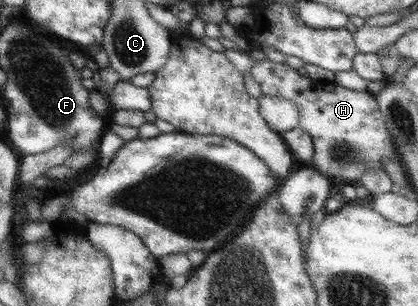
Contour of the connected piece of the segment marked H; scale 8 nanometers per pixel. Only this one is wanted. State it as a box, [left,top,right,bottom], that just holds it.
[251,59,401,185]

